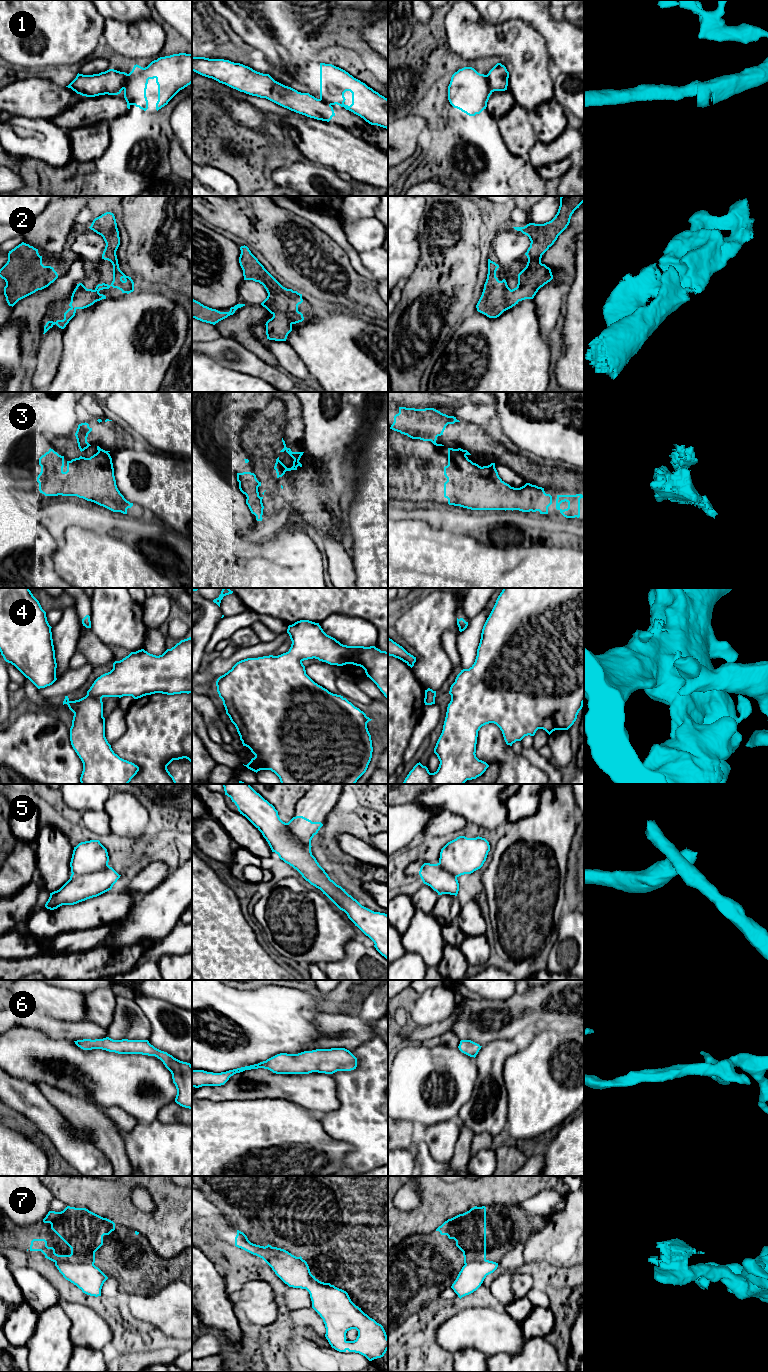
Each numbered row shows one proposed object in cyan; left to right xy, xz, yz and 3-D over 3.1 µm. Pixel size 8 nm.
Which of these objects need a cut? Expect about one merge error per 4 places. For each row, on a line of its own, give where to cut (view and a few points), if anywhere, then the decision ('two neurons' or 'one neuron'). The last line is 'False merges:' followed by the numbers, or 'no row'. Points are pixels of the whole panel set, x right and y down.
1: cut in yz along (486, 75), (491, 92); two neurons
2: no cut; one neuron
3: cut in xz along (294, 458), (298, 461); two neurons
4: no cut; one neuron
5: no cut; one neuron
6: no cut; one neuron
7: cut in xy along (55, 1261), (91, 1263), (93, 1265); two neurons
False merges: 1, 3, 7

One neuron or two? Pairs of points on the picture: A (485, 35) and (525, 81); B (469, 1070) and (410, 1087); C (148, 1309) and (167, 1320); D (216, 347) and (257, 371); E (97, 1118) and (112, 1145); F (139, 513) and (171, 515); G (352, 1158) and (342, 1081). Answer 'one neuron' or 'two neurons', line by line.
A: one neuron
B: one neuron
C: one neuron
D: one neuron
E: one neuron
F: two neurons
G: one neuron

